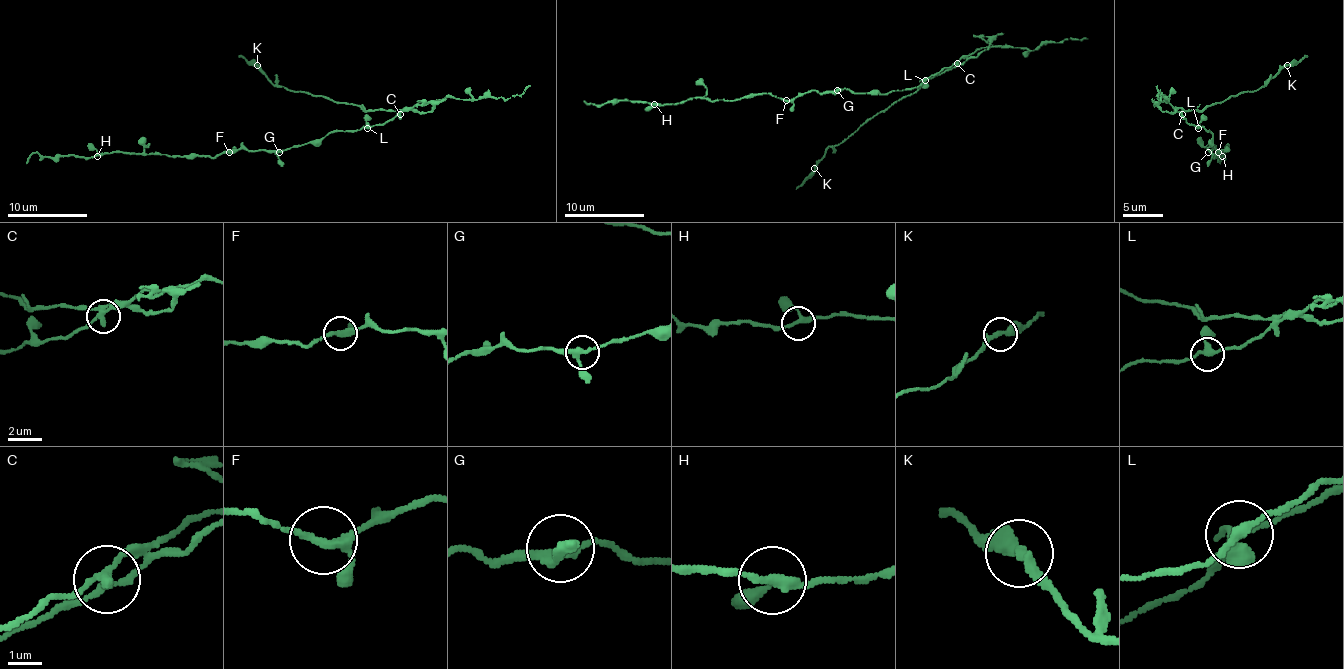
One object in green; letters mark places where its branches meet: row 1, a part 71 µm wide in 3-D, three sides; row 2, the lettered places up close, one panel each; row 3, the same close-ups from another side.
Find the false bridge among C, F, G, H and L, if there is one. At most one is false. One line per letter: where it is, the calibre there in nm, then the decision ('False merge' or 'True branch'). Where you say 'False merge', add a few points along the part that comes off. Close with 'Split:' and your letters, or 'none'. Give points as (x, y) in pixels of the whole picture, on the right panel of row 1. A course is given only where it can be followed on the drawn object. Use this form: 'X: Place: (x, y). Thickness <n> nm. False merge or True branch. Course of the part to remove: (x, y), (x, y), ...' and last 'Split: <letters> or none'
C: Place: (1182, 114). Thickness 240 nm. False merge. Course of the part to remove: (1182, 114), (1237, 93), (1255, 91), (1283, 67), (1295, 65), (1307, 55)
F: Place: (1218, 152). Thickness 240 nm. True branch
G: Place: (1208, 152). Thickness 240 nm. True branch
H: Place: (1222, 156). Thickness 240 nm. True branch
L: Place: (1198, 128). Thickness 240 nm. True branch
Split: C

